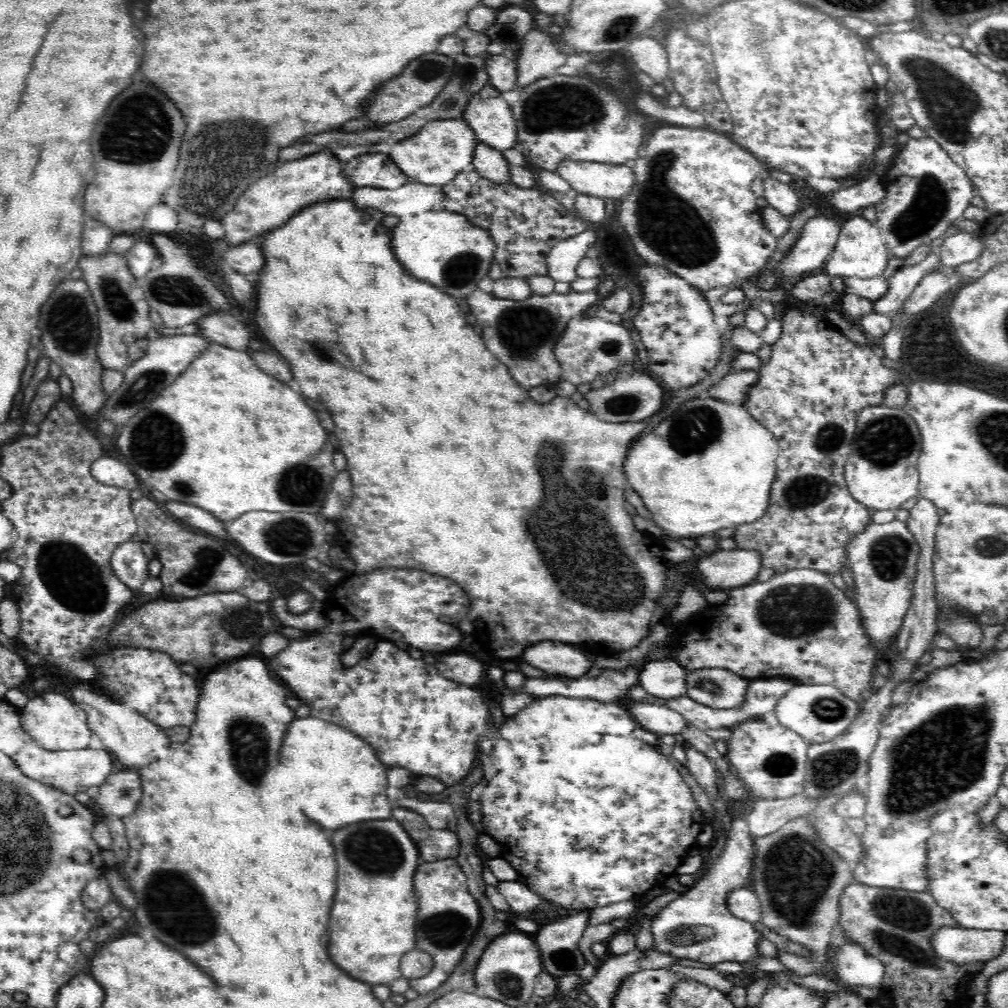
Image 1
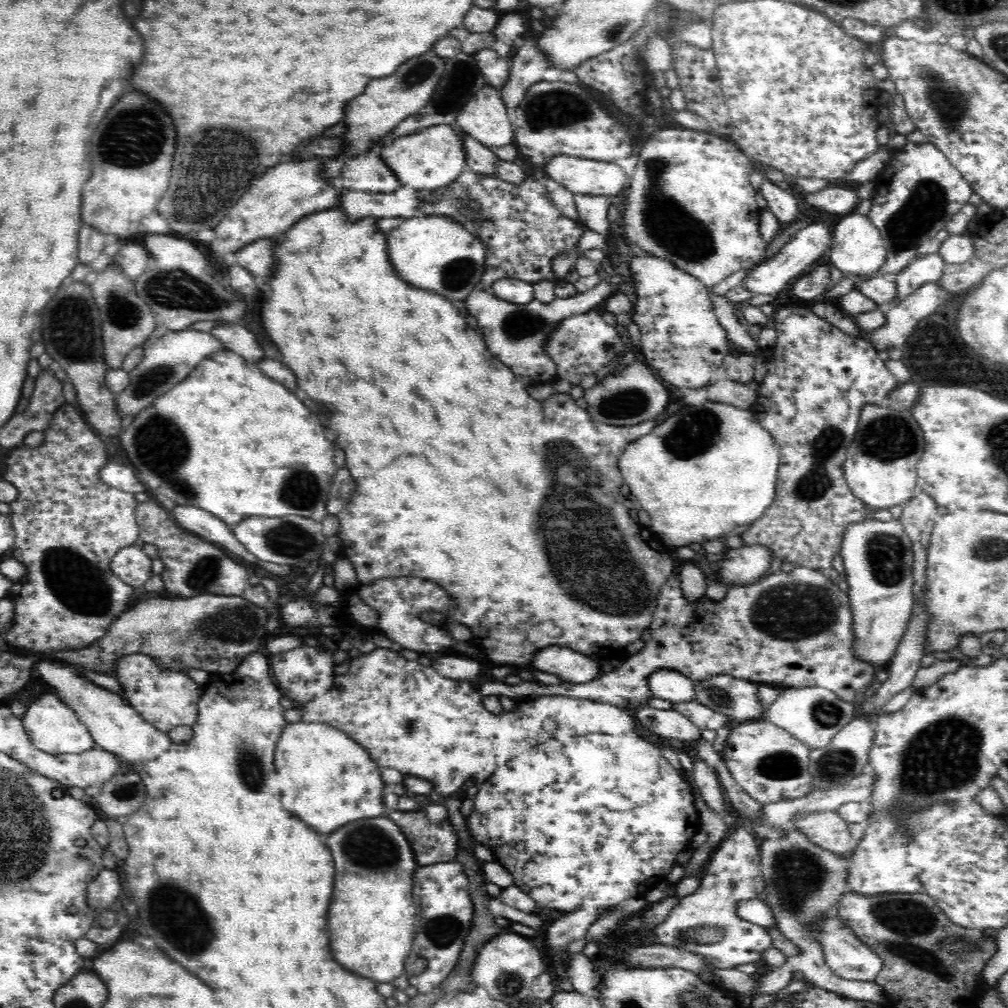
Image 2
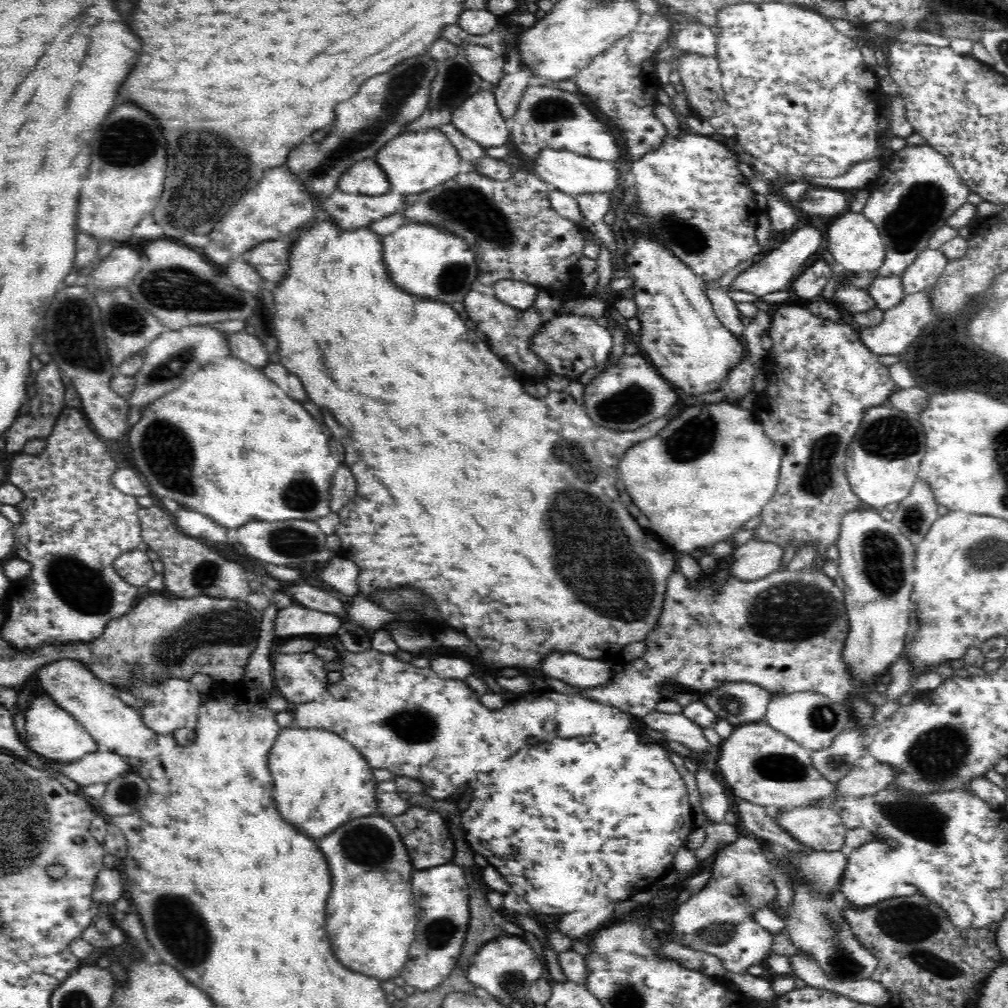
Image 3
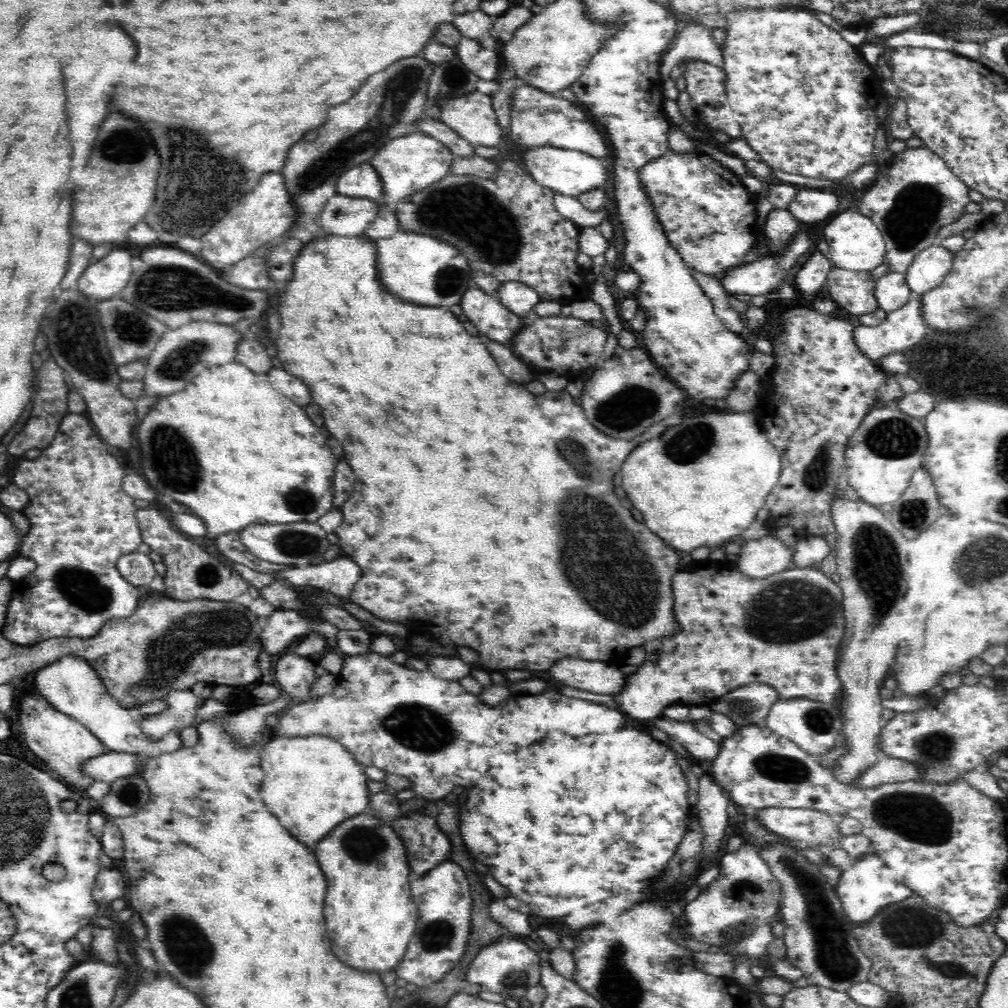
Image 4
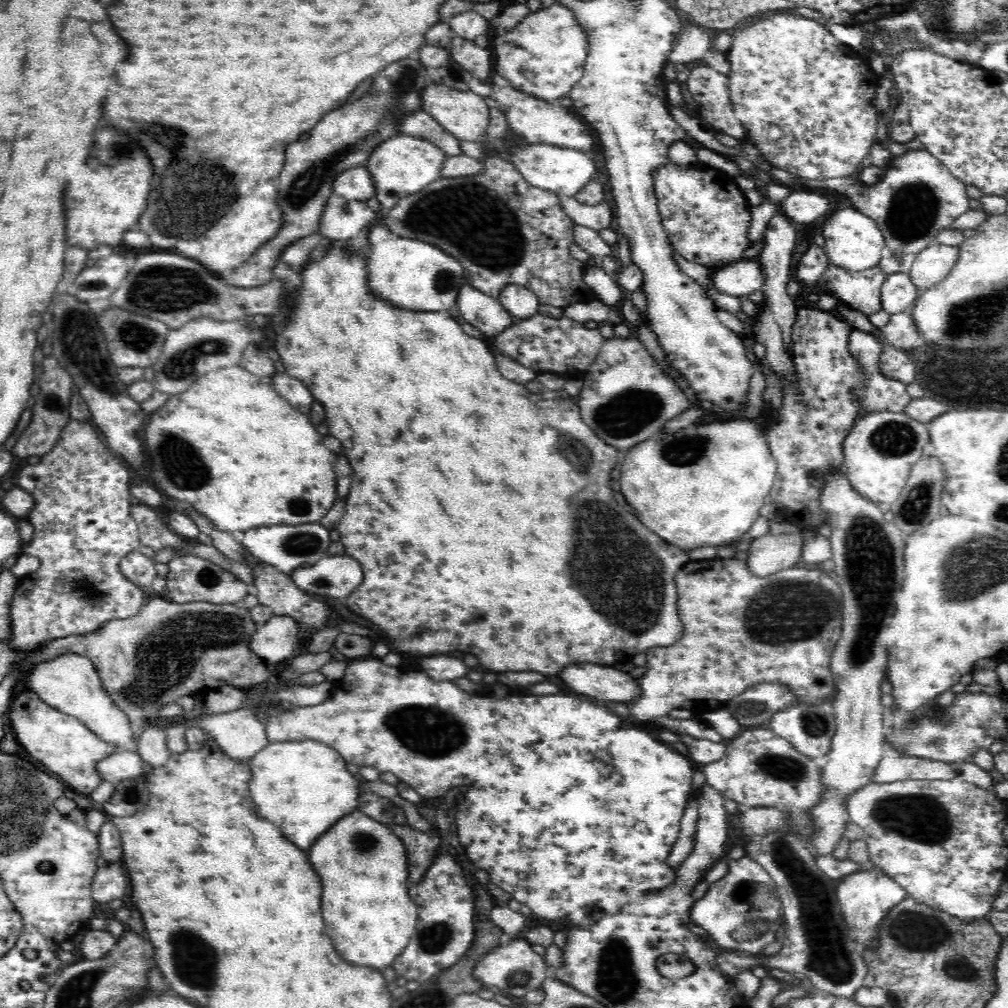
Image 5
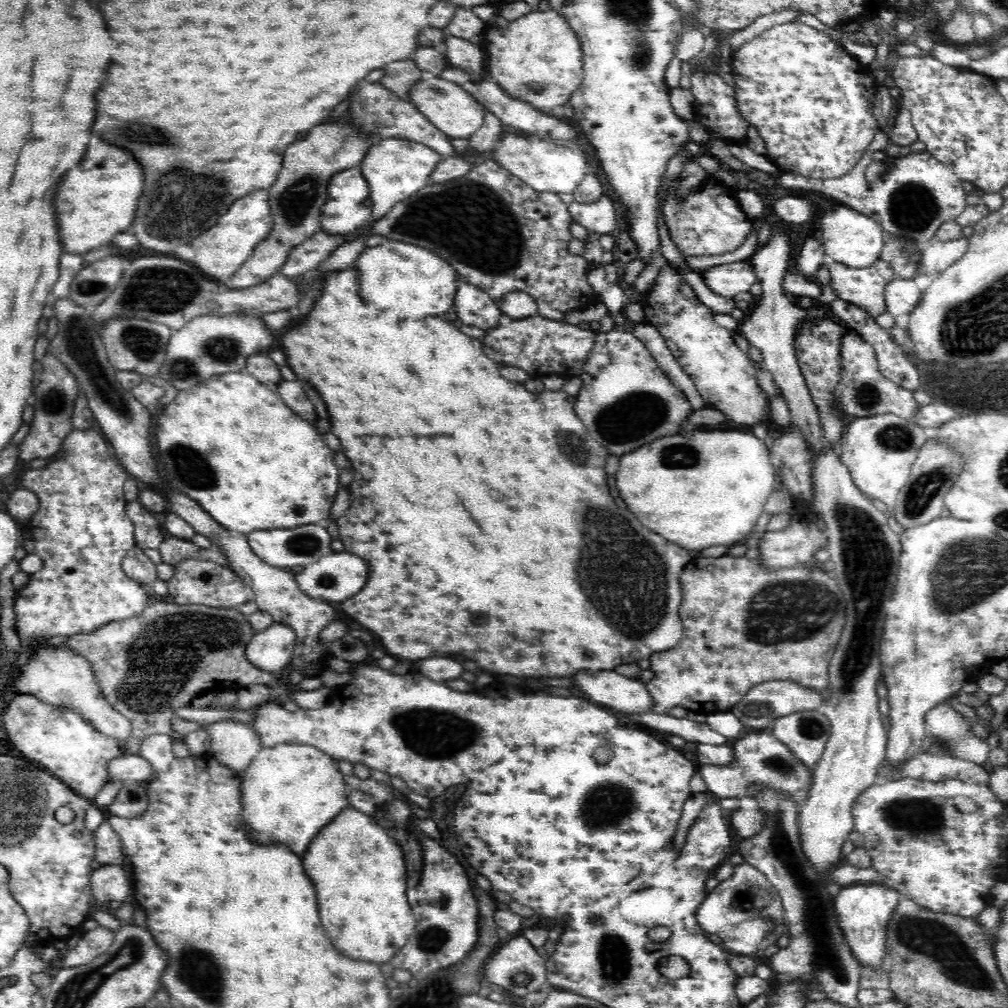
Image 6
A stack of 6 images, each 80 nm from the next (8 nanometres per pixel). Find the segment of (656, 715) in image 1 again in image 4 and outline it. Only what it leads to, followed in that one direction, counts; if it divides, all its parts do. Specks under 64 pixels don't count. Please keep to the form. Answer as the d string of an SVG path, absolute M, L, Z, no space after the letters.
M661 715L651 721L670 739L682 744L697 762L698 760L714 760L720 752L721 743L700 734L689 720L673 720Z

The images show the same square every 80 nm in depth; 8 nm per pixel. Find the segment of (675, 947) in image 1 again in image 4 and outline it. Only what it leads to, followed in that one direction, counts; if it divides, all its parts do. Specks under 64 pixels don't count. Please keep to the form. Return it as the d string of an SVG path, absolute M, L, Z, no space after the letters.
M743 843L736 852L726 853L720 858L720 873L717 878L707 887L703 888L697 898L686 903L684 916L688 927L681 928L685 936L708 946L719 946L728 954L736 959L736 966L733 970L733 977L740 987L744 987L746 991L751 991L752 986L756 984L755 978L750 973L751 959L758 960L762 958L774 940L772 933L772 922L780 922L779 910L783 900L780 883L776 877L770 872L770 867L764 859L758 855L759 844Z

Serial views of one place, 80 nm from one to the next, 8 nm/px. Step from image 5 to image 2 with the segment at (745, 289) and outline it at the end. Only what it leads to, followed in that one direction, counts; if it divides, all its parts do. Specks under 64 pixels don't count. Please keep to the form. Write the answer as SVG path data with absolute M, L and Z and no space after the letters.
M814 222L814 224L802 227L786 242L776 256L764 260L748 271L741 282L742 286L746 287L752 294L772 295L779 293L791 284L792 278L803 276L812 270L814 264L824 256L826 250L833 246L832 232L833 230L830 230L822 222Z

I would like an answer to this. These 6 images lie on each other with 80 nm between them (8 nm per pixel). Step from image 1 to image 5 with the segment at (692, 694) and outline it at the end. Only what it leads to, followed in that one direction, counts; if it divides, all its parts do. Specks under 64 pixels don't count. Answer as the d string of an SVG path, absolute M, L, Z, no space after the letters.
M761 682L749 686L729 700L723 708L730 711L742 726L767 726L772 715L780 709L800 703L787 686Z

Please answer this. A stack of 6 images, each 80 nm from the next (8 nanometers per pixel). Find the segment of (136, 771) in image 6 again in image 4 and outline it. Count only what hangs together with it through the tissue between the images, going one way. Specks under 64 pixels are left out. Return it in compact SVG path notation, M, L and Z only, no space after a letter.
M108 751L83 762L83 776L94 781L114 782L117 778L130 777L138 770L136 754Z

